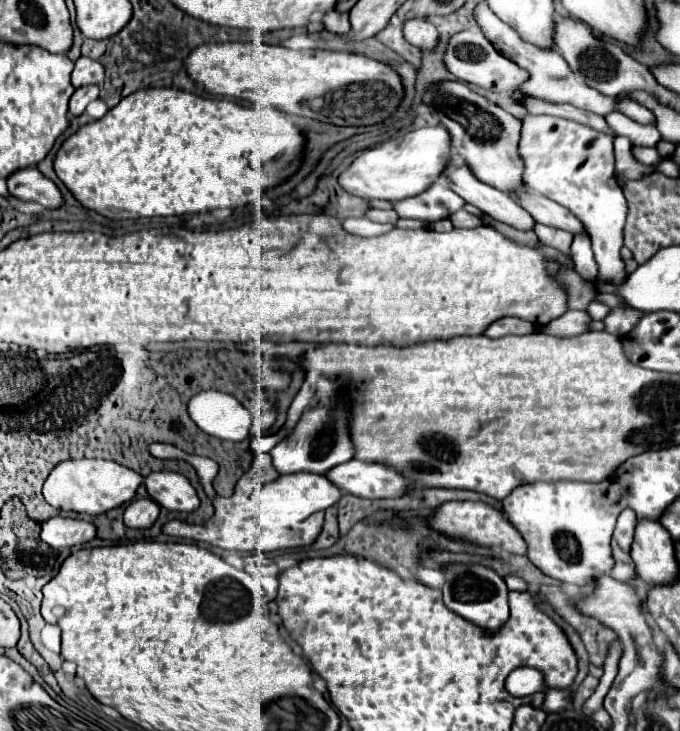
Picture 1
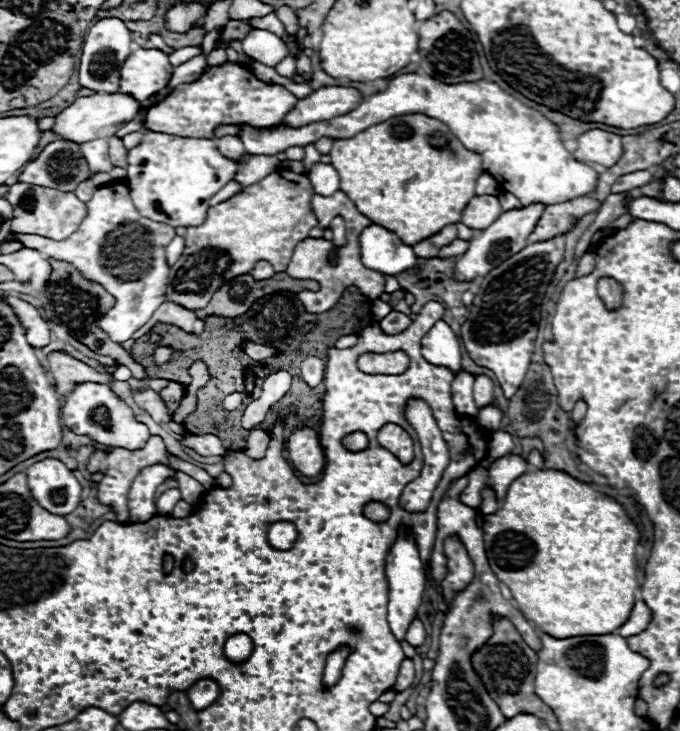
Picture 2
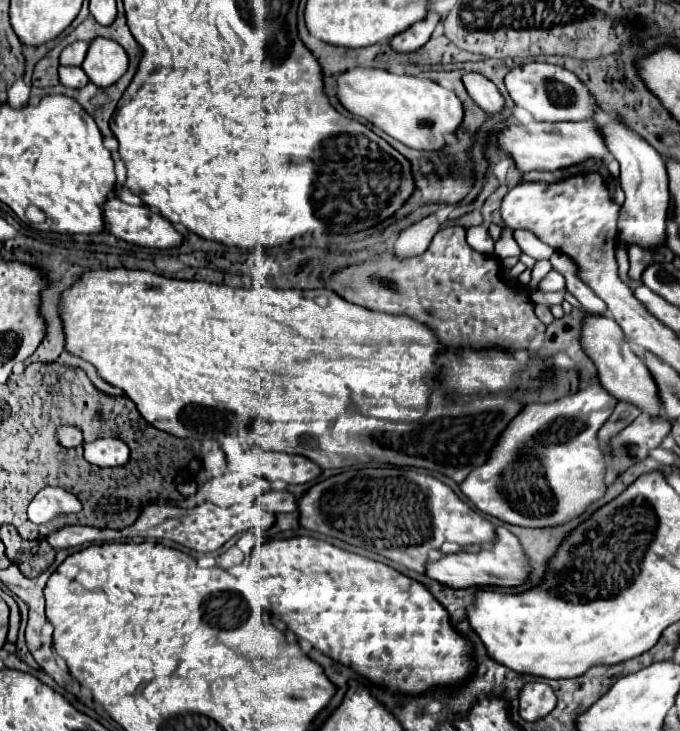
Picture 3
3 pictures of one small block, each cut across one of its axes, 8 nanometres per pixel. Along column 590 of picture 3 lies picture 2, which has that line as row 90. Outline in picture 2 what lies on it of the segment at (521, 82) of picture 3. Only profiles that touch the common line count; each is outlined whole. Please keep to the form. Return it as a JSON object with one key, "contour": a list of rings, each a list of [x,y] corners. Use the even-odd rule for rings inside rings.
{"contour":[[[102,18],[98,20],[86,34],[84,46],[82,46],[82,58],[80,58],[80,70],[78,70],[78,82],[90,90],[96,92],[108,92],[114,94],[118,92],[120,84],[120,68],[122,62],[130,54],[130,44],[132,36],[126,24],[120,18]]]}

